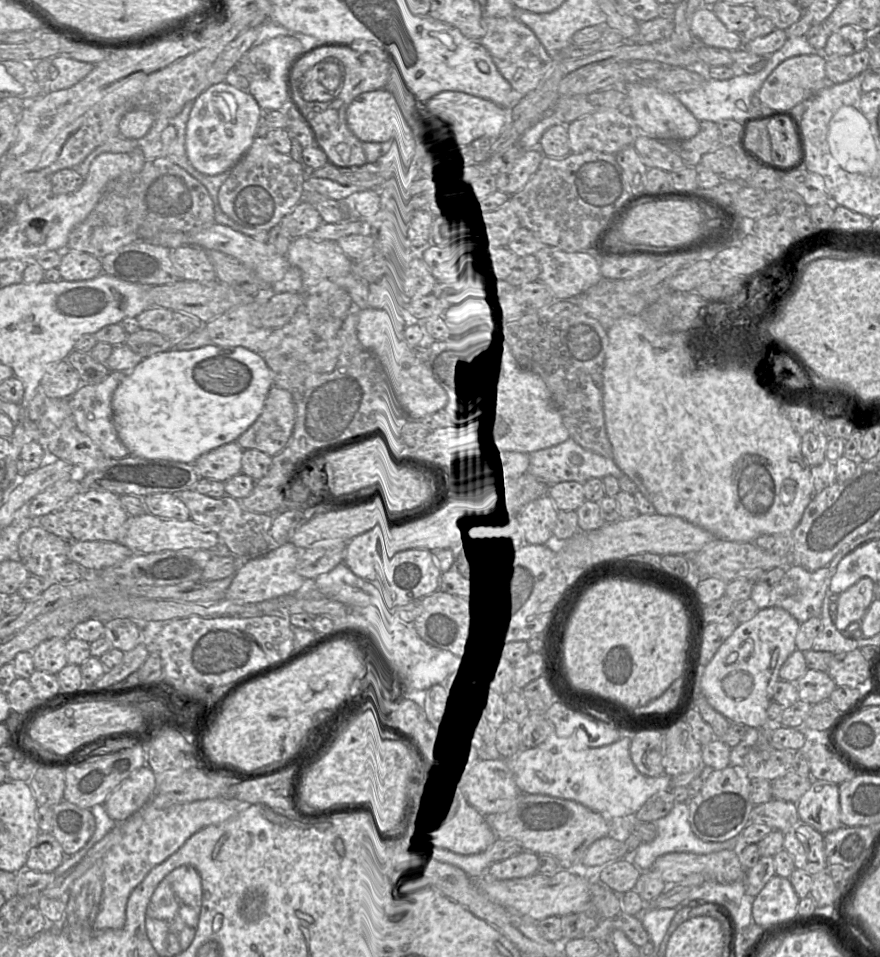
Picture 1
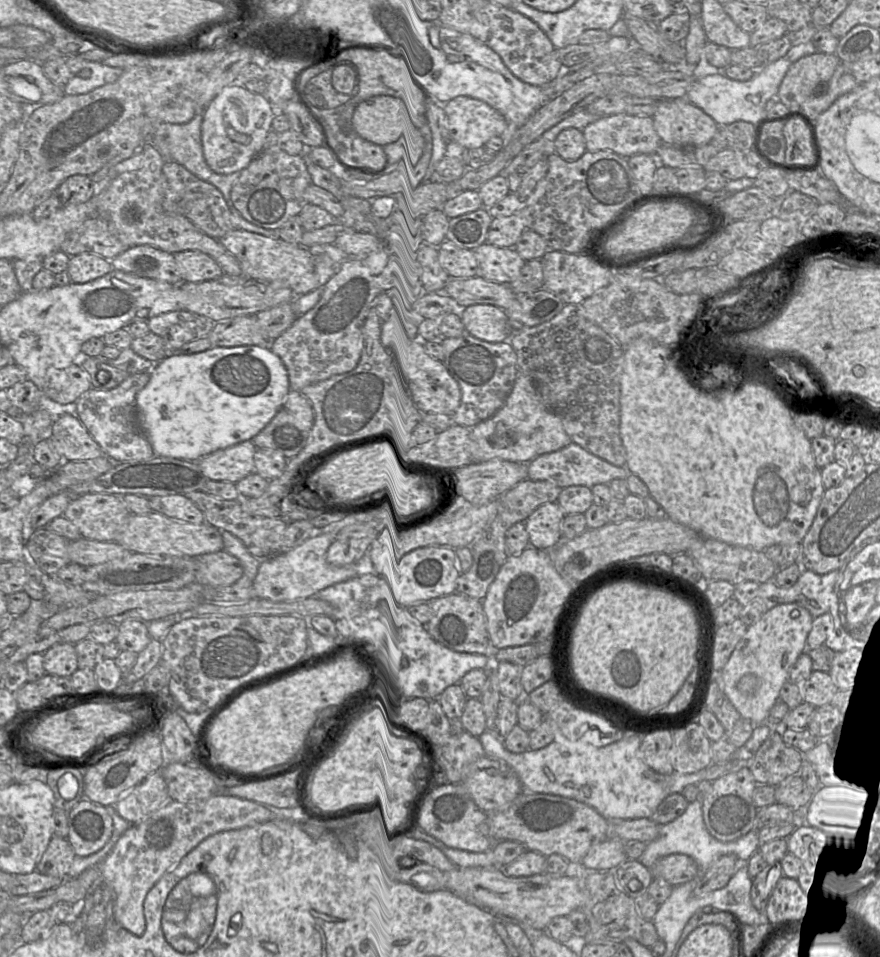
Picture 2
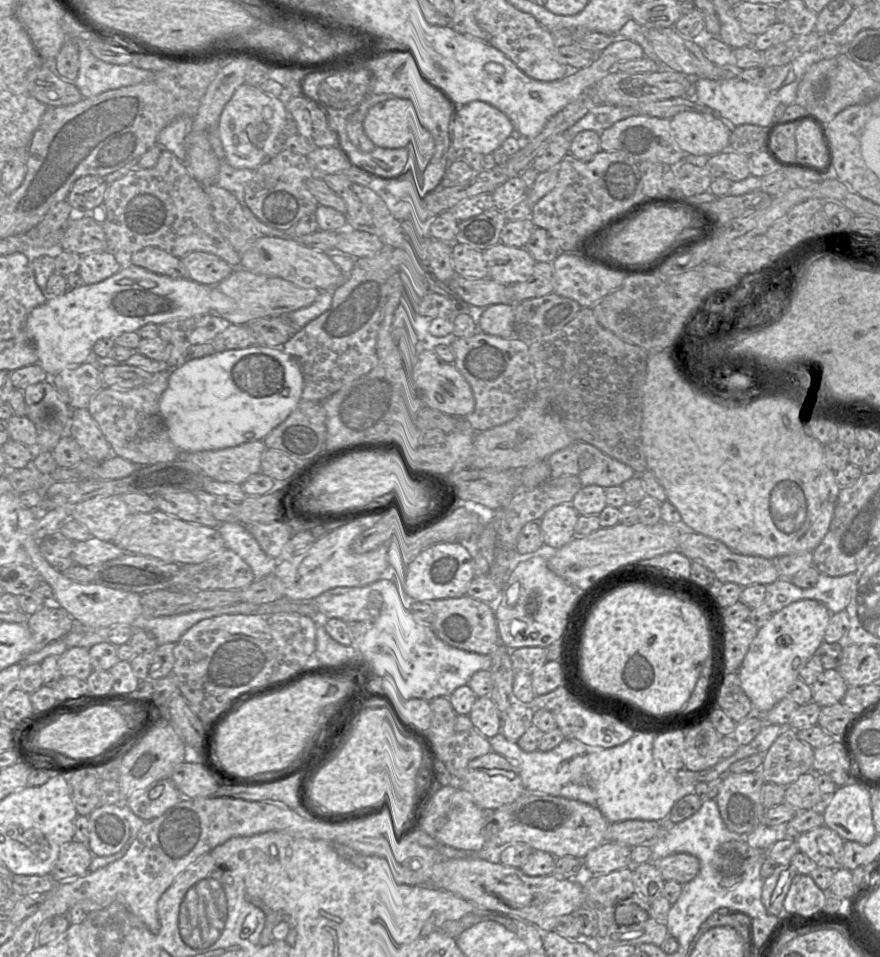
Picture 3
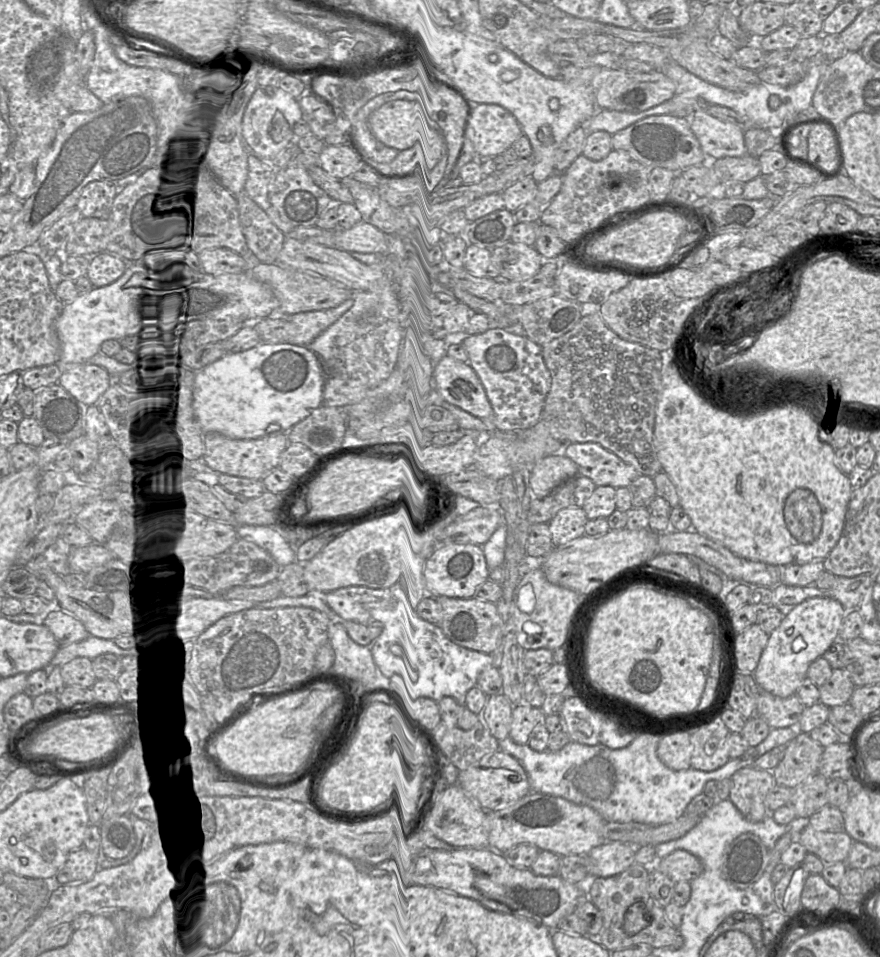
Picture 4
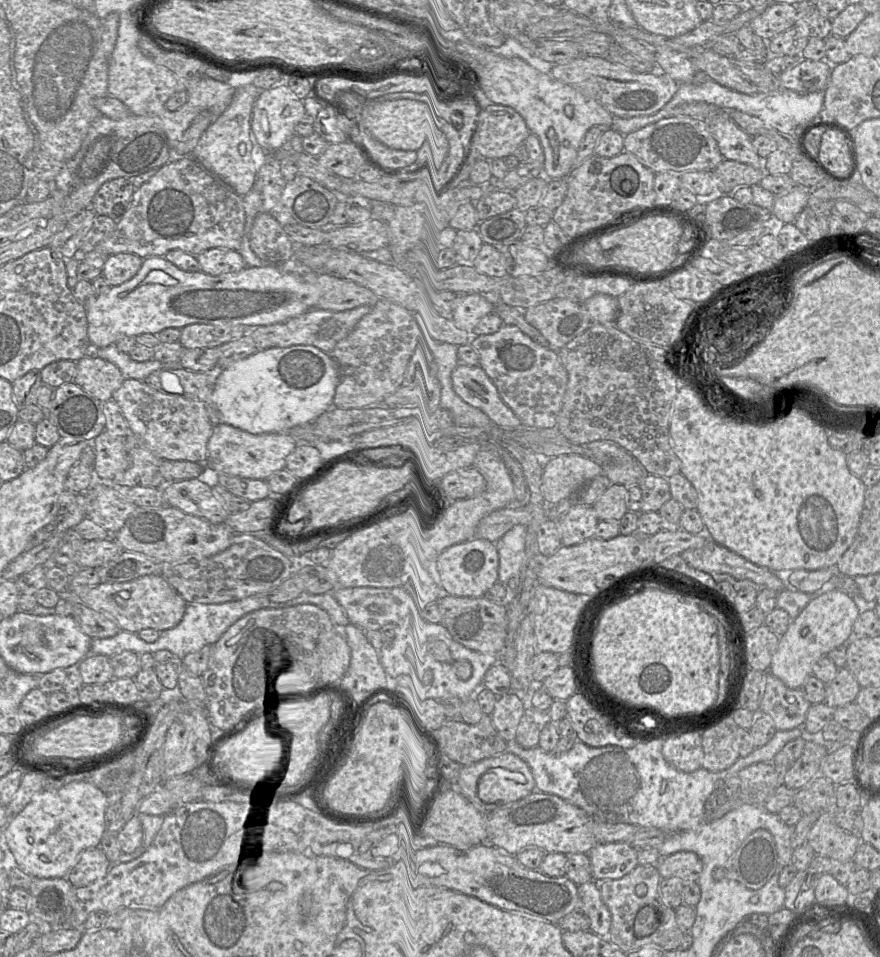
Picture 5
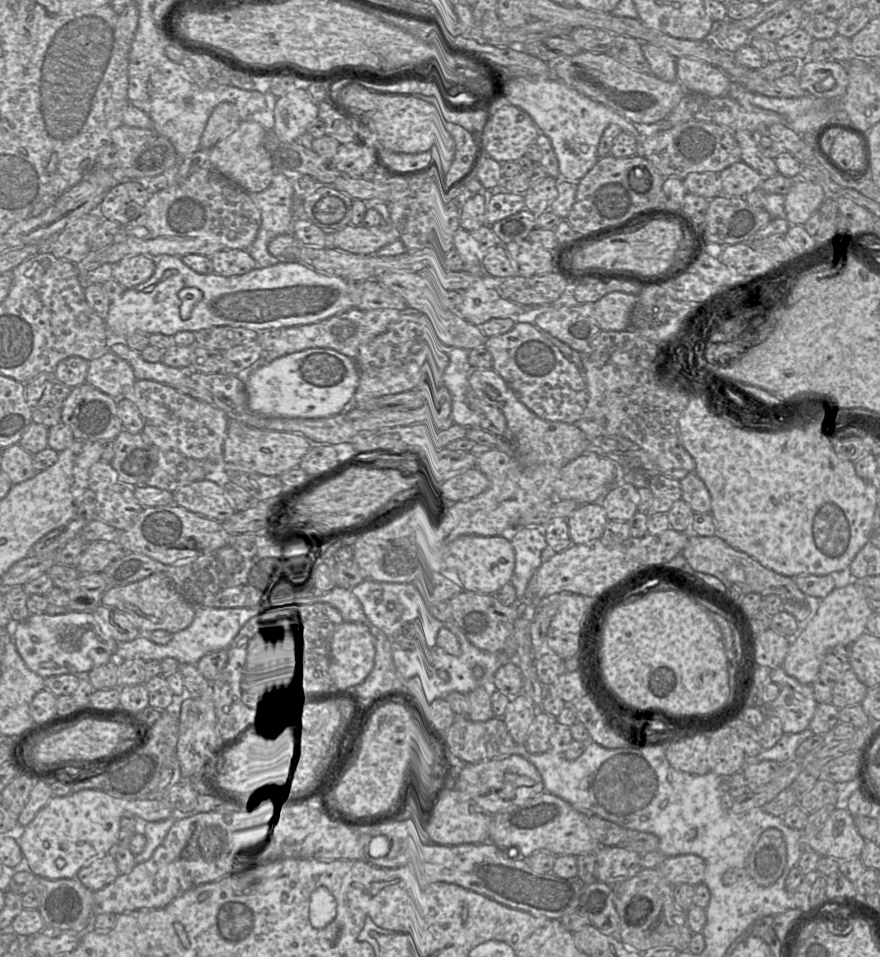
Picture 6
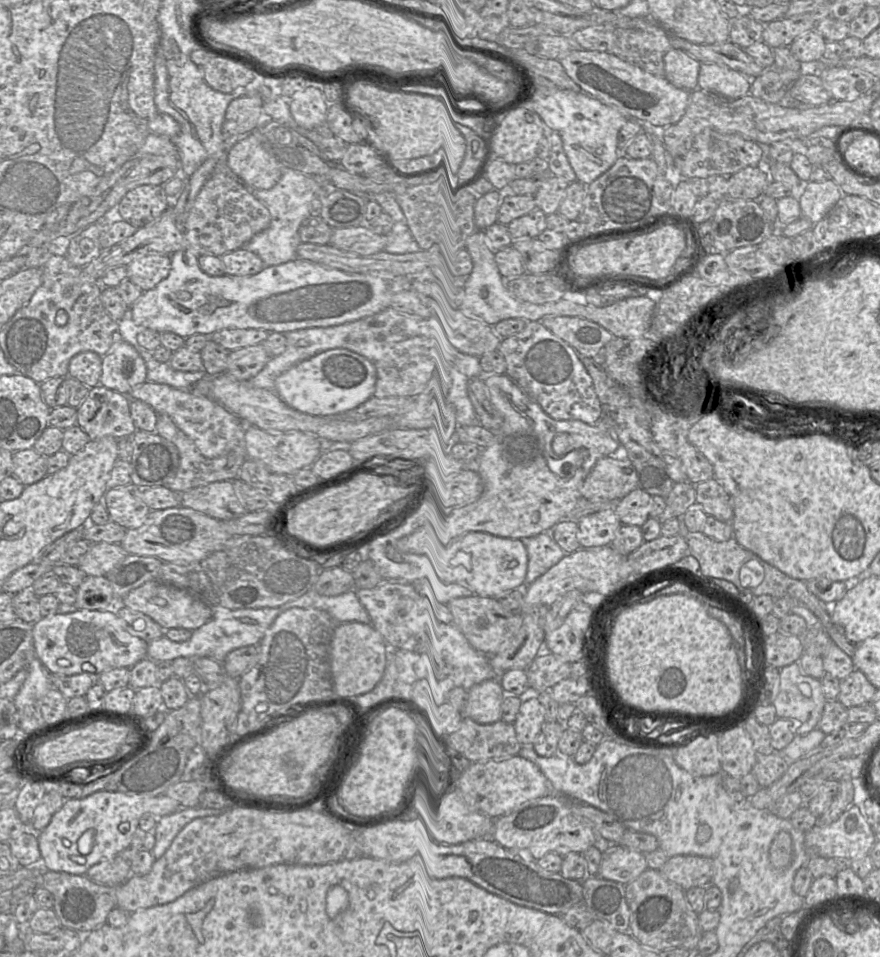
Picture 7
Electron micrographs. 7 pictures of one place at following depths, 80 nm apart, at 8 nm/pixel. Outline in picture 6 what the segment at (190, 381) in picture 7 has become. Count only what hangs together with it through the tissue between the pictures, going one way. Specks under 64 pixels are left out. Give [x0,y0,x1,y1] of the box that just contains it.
[110,341,196,386]

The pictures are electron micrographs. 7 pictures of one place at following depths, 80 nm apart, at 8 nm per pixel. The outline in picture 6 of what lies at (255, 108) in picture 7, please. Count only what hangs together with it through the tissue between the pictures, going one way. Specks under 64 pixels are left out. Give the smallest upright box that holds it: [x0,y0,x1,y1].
[200,103,244,149]

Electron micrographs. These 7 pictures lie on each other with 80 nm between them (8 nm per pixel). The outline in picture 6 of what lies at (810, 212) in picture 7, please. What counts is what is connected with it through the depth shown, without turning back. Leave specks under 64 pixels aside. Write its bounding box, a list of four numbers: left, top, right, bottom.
[784,179,827,225]

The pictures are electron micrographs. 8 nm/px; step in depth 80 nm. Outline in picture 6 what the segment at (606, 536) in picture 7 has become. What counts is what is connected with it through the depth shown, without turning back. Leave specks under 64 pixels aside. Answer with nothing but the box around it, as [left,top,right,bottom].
[567,503,608,544]

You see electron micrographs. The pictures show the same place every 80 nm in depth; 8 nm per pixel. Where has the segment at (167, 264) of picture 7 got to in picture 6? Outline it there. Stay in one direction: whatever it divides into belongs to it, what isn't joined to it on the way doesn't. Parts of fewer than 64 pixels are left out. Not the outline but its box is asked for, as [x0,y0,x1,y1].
[112,255,155,289]

